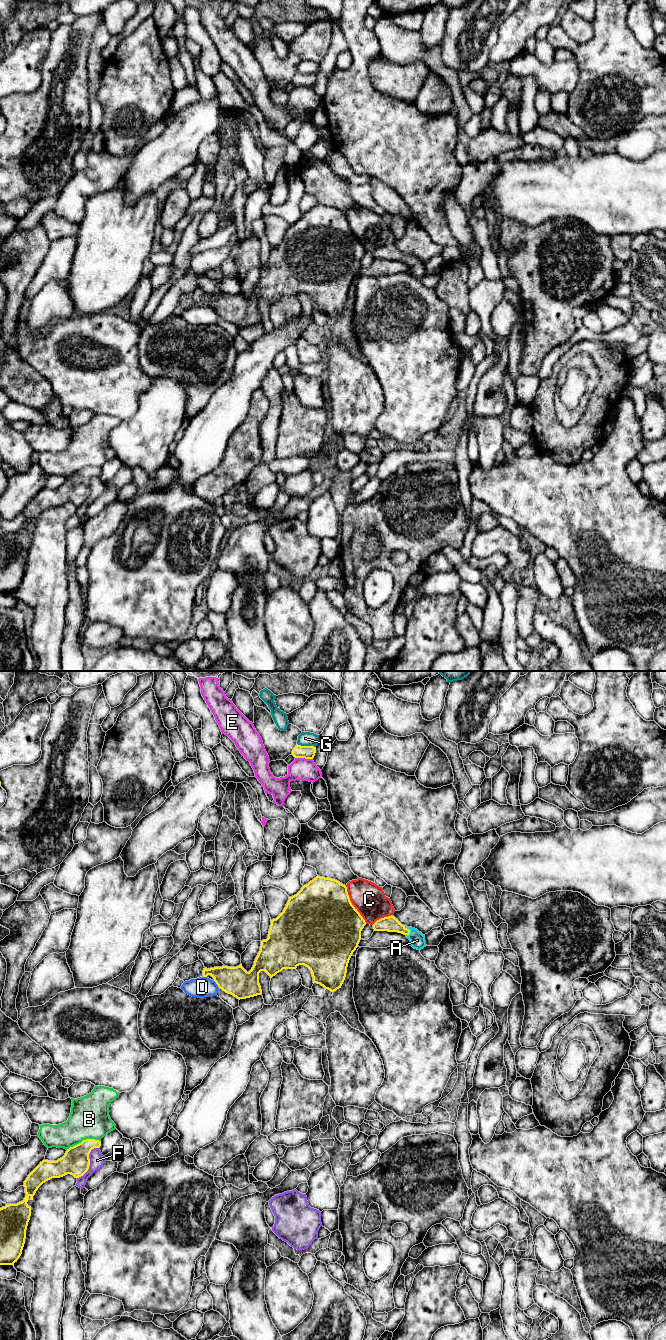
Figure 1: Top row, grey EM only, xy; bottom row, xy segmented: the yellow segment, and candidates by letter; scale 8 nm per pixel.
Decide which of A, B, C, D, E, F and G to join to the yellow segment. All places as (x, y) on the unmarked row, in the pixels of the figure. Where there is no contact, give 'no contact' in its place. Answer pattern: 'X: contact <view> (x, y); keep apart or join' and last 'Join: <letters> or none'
A: contact xy (409, 258); join
B: contact xy (83, 468); keep apart
C: contact xy (352, 233); keep apart
D: contact xy (216, 311); keep apart
E: contact xy (304, 85); keep apart
F: contact xy (89, 490); keep apart
G: contact xy (306, 74); keep apart
Join: A

